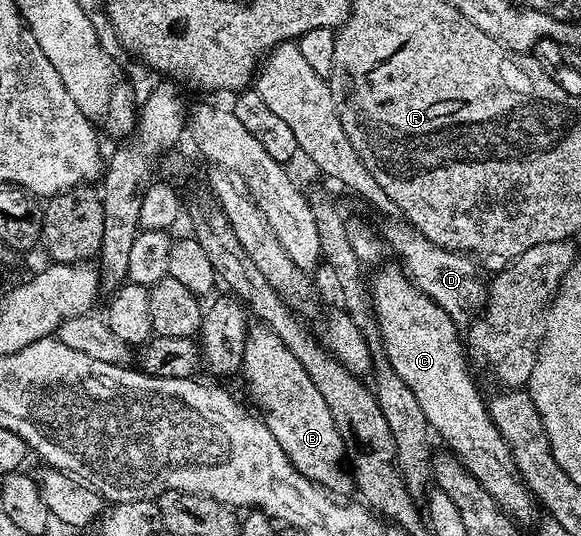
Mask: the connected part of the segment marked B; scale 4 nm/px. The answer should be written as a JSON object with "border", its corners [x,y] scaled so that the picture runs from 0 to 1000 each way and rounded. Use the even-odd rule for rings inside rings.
{"border":[[[448,601],[437,603],[425,623],[413,700],[422,701],[423,713],[429,715],[429,739],[435,744],[437,757],[444,761],[441,767],[448,782],[454,784],[460,802],[466,802],[466,810],[473,813],[473,825],[480,825],[480,832],[487,836],[487,847],[494,847],[508,877],[575,927],[599,927],[594,924],[599,918],[606,920],[611,905],[606,886],[597,879],[594,826],[563,750],[556,750],[556,739],[549,735],[549,728],[542,724],[542,716],[501,653],[473,627],[466,614]]]}

